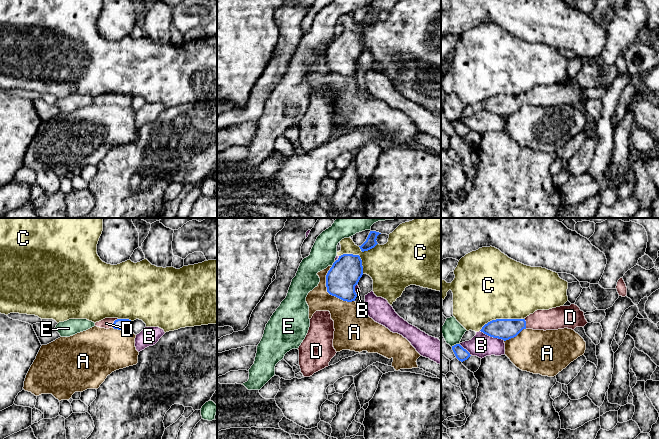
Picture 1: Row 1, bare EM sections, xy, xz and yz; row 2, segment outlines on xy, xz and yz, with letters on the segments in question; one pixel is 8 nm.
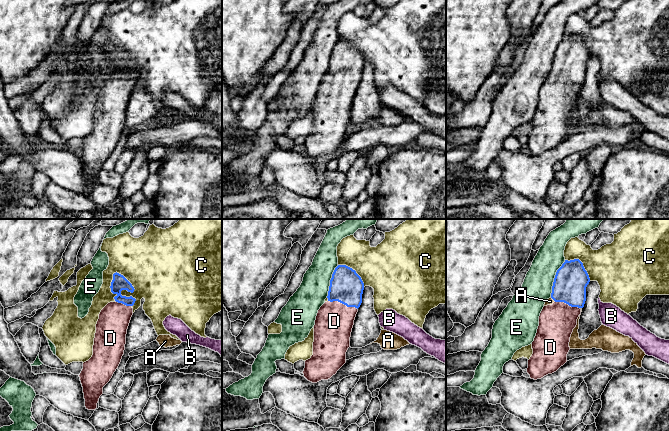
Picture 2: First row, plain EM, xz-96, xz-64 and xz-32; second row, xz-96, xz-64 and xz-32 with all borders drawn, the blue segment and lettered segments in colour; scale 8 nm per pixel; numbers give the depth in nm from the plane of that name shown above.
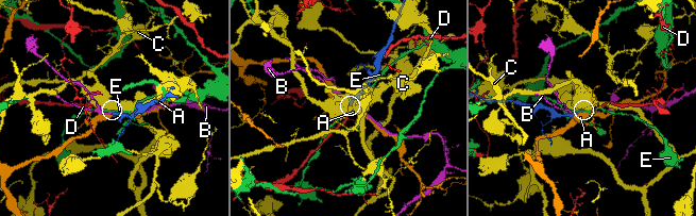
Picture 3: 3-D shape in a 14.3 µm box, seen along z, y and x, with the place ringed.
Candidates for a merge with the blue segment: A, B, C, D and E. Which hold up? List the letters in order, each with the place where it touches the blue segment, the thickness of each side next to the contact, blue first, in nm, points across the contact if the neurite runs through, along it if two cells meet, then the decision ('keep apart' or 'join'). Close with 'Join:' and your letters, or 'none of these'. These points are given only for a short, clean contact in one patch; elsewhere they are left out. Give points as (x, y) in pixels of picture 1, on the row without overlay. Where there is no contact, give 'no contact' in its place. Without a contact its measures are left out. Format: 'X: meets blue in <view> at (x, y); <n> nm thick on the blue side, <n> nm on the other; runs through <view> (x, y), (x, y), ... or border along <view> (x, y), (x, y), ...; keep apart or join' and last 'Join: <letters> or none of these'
A: meets blue in xz at (328, 68); 260 nm thick on the blue side, 220 nm on the other; border along xz (331, 42), (326, 51), (326, 66), (343, 76), (354, 77); keep apart
B: meets blue in yz at (492, 112); 170 nm thick on the blue side, 190 nm on the other; keep apart
C: meets blue in yz at (501, 95); 170 nm thick on the blue side, 500 nm on the other; keep apart
D: meets blue in xy at (113, 99); 100 nm thick on the blue side, 90 nm on the other; runs through xy (121, 100), (113, 99), (106, 99); join
E: meets blue in xz at (333, 39); 260 nm thick on the blue side, 200 nm on the other; keep apart
Join: D

